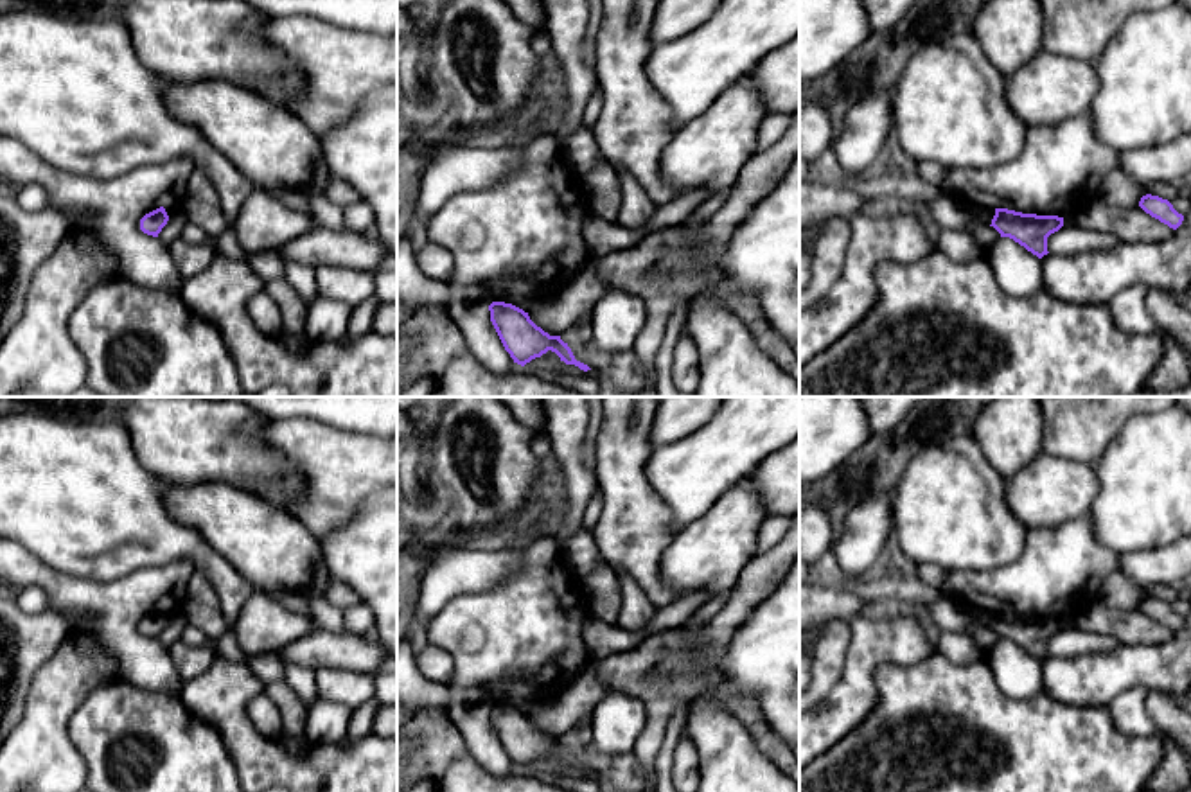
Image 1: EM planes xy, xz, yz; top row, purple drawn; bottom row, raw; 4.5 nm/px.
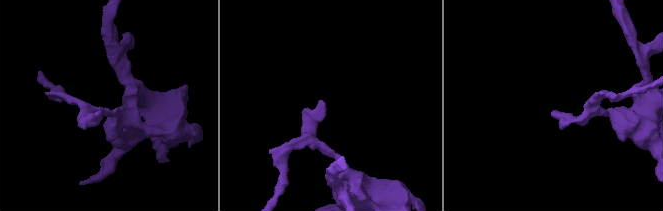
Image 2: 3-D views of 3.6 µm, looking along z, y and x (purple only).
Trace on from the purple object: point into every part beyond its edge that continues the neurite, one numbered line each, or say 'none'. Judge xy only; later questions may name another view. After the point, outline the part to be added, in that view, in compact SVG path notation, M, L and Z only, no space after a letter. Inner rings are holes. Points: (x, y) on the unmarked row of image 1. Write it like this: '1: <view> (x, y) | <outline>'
none

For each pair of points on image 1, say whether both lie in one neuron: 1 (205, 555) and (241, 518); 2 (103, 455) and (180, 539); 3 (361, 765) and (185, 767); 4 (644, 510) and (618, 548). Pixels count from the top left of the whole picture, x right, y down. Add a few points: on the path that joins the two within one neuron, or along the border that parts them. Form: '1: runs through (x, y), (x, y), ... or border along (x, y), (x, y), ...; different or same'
1: border along (178, 523), (194, 528), (243, 577); different
2: runs through (112, 476), (158, 523); same
3: border along (216, 730), (239, 773); different
4: runs through (635, 519), (635, 528), (627, 539); same

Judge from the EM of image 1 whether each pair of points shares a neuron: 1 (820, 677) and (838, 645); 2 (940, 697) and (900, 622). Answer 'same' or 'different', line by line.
1: same
2: different

